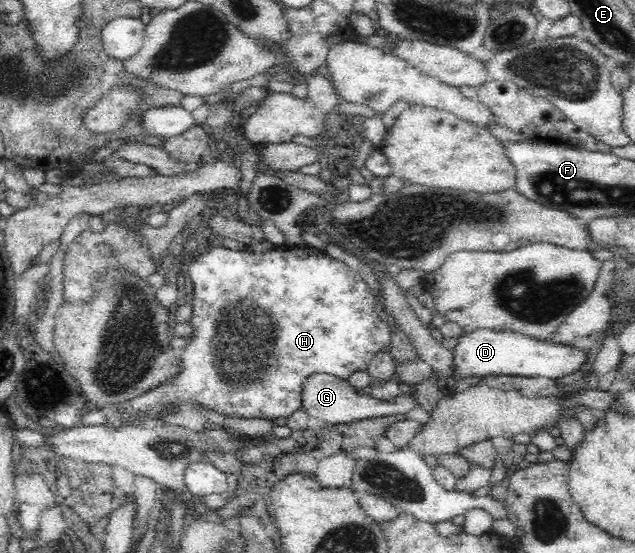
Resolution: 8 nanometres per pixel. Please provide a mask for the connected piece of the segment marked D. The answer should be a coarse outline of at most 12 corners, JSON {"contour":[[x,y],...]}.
{"contour":[[475,329],[452,353],[453,377],[558,379],[583,350]]}

